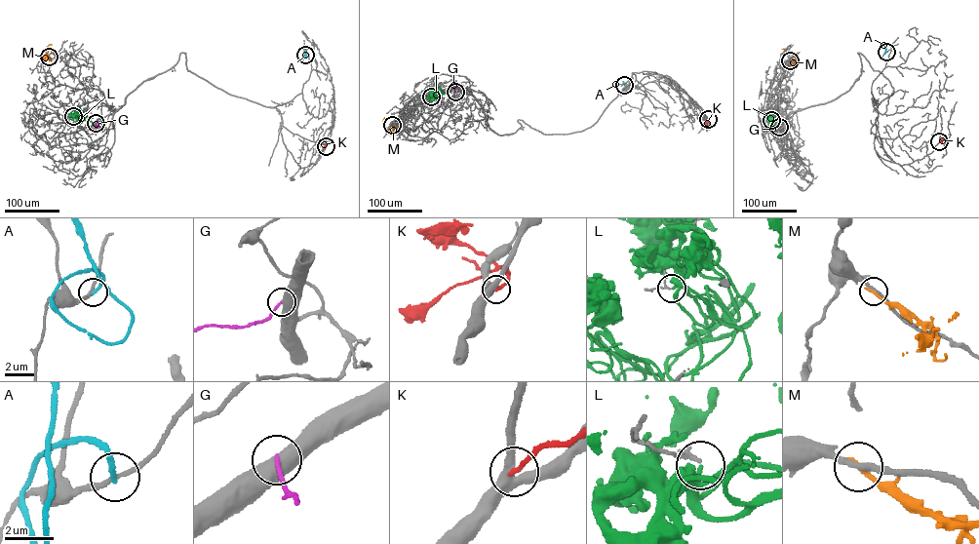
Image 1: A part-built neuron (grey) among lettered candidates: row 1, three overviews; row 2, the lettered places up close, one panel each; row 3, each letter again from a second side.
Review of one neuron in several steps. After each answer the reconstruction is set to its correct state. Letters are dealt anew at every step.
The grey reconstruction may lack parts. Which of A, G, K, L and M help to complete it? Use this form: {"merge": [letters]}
{"merge": []}

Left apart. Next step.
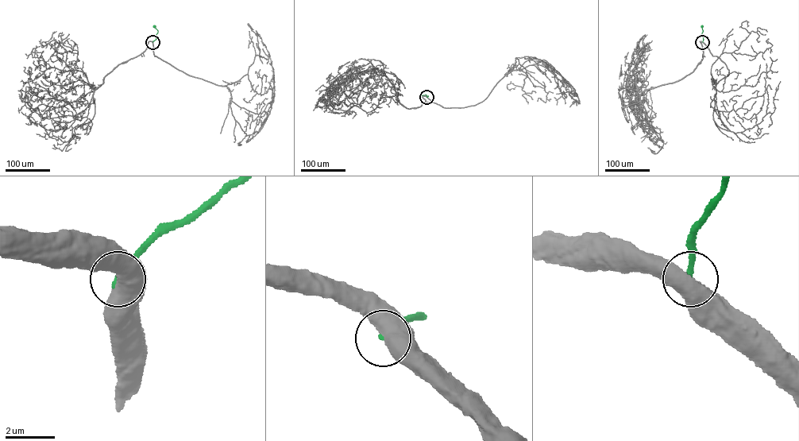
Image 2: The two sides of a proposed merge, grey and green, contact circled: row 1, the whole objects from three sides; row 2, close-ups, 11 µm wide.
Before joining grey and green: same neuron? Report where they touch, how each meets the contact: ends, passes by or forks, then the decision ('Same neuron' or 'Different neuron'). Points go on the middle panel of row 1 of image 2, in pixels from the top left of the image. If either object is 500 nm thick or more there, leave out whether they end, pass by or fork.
Place: (426, 97). Different neuron

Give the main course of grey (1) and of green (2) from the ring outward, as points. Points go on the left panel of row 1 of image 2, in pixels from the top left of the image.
1: (152, 42), (154, 56), (229, 88), (232, 114), (246, 135), (260, 131), (265, 121), (270, 85)
2: (152, 41), (158, 32), (154, 26)

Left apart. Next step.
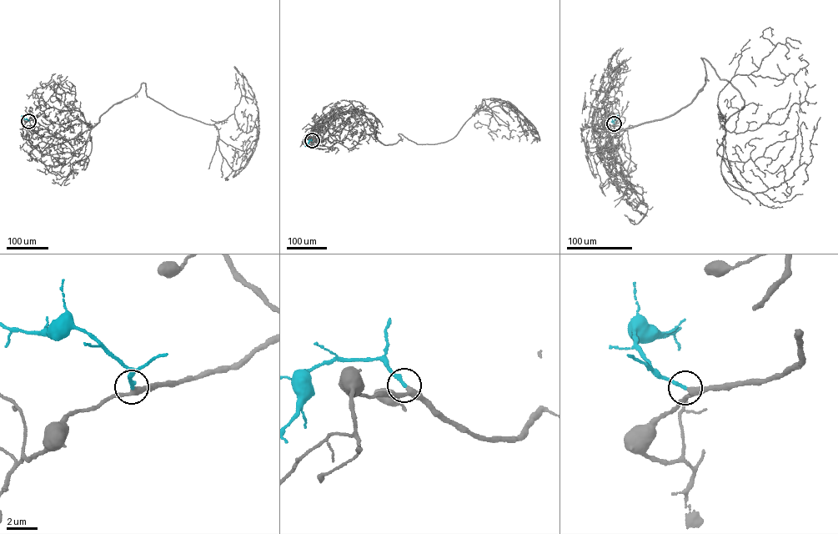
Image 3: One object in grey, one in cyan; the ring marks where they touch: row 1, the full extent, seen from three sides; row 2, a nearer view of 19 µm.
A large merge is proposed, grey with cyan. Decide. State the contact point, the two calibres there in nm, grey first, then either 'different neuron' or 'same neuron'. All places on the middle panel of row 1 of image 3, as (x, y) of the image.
place (312, 140); calibres 320 and 280 nm; same neuron

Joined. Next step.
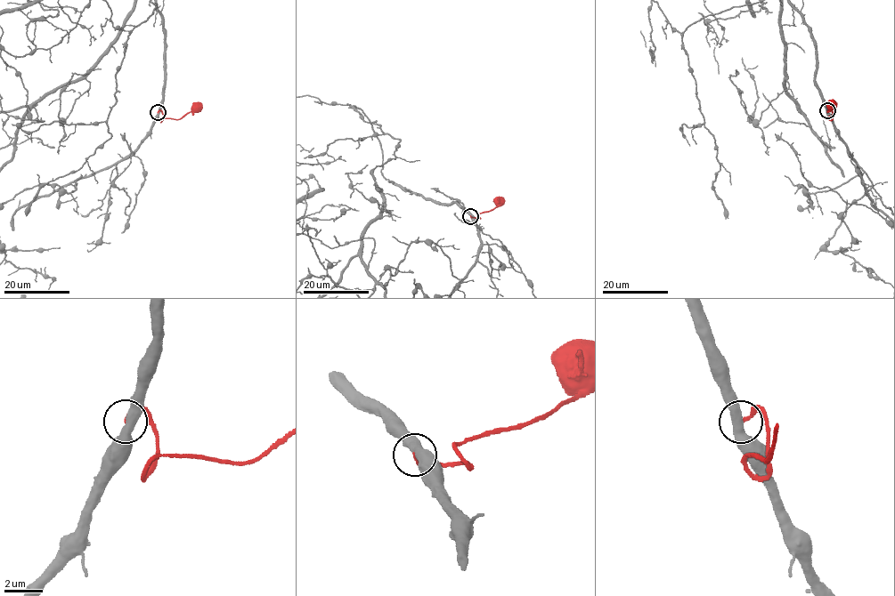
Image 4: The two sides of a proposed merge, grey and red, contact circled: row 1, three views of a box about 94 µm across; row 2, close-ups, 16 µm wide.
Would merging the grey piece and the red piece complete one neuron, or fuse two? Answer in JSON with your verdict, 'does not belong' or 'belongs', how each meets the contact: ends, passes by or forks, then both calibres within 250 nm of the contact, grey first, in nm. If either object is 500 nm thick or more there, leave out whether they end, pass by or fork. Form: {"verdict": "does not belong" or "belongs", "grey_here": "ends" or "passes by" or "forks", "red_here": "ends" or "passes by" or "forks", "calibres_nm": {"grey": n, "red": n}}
{"verdict": "does not belong", "grey_here": "passes by", "red_here": "ends", "calibres_nm": {"grey": 480, "red": 180}}

